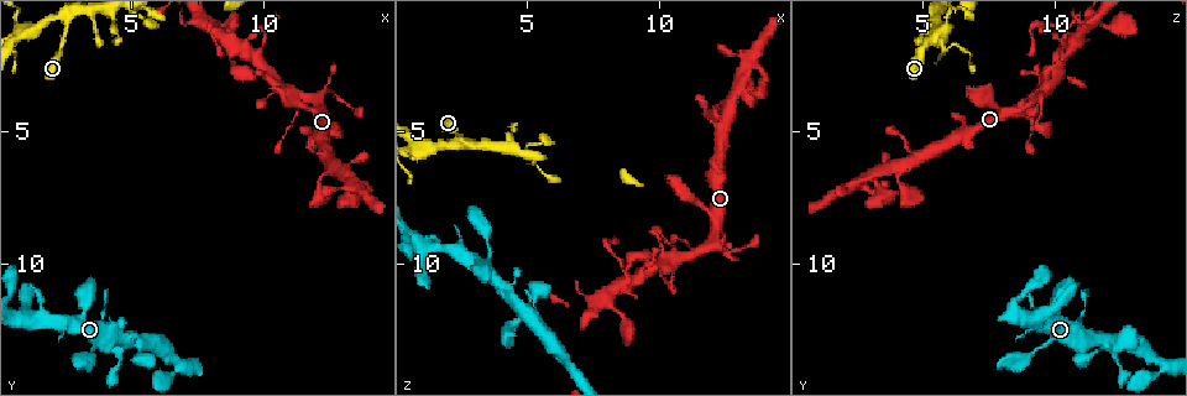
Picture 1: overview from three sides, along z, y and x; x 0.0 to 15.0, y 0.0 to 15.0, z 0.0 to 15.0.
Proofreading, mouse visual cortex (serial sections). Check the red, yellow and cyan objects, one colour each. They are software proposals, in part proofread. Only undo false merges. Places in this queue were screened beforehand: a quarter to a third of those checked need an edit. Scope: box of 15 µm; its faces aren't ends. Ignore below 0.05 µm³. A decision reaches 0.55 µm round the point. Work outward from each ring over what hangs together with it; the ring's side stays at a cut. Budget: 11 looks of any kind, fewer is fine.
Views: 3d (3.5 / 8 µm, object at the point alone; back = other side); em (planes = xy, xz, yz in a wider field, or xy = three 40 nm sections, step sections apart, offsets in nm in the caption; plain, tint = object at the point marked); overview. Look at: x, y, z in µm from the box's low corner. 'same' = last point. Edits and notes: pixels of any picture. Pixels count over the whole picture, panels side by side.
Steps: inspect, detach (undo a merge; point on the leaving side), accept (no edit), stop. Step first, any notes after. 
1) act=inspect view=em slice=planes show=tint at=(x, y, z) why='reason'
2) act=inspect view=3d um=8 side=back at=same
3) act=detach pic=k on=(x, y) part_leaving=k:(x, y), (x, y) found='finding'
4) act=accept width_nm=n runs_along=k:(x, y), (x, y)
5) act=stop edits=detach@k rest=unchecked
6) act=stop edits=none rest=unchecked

act=inspect view=3d um=3.5 at=(10.5, 3.3, 9.8) why='sudden change in width'

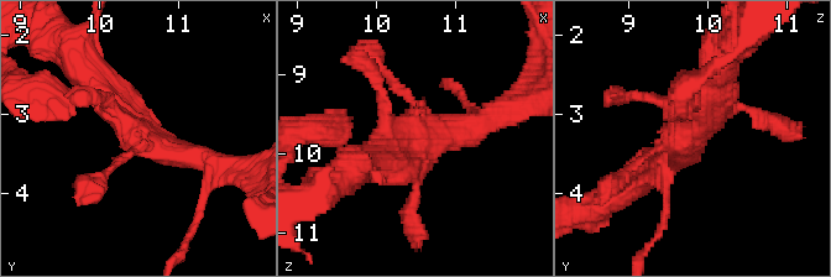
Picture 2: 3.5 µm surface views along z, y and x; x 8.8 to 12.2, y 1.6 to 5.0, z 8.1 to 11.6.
act=inspect view=em slice=xy step=3 show=tint at=(10.50, 3.25, 9.85) why='shape alone is not enough'

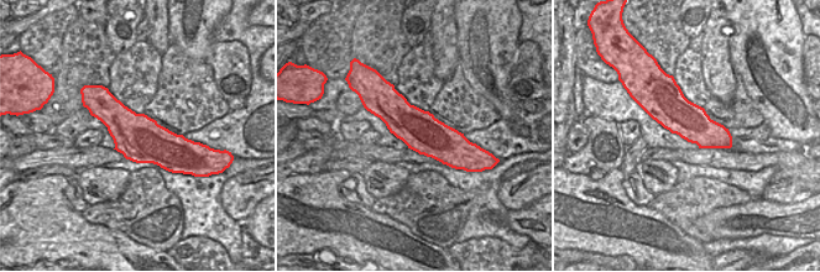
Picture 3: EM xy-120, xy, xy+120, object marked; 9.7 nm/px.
act=accept runs_along=2:(213, 160), (160, 149), (88, 73) found='all the same cell'

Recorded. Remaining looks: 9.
act=inspect view=3d um=3.5 at=(8.8, 1.2, 10.4) why='three-way junction'

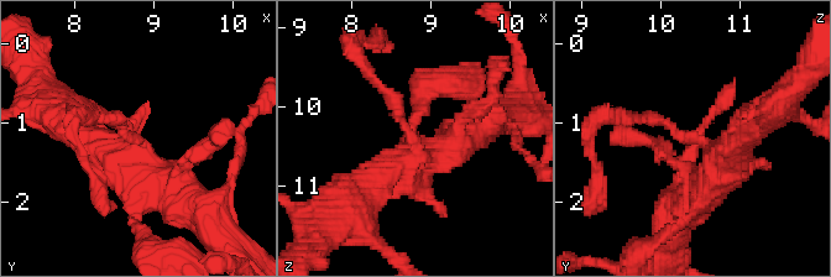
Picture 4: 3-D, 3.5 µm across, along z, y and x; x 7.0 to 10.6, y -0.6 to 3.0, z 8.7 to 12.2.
act=accept runs_along=4:(166, 182), (93, 121) found='continuous, no second cell'

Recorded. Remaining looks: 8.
act=inspect view=3d um=8 at=(4.3, 12.4, 10.8)

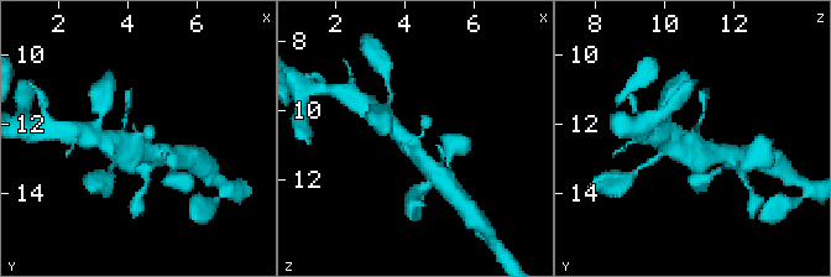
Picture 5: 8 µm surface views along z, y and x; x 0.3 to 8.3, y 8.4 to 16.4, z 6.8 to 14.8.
act=inspect view=em slice=xy step=1 show=tint at=(4.2, 12.3, 10.9) why='need the tissue'

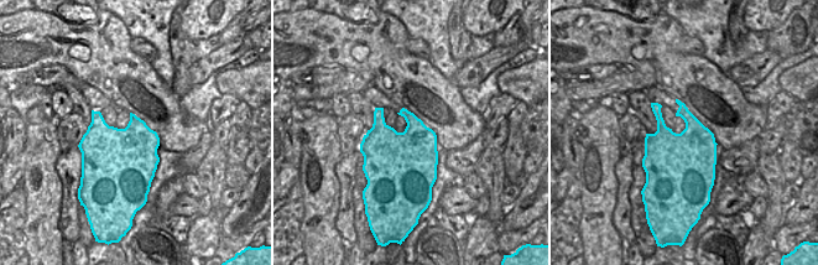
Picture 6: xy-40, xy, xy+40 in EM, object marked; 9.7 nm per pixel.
act=accept runs_along=5:(110, 144), (147, 130), (151, 140) found='one cell here'

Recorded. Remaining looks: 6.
act=inspect view=3d um=3.5 at=(12.1, 5.9, 4.6) why='sudden change in width'

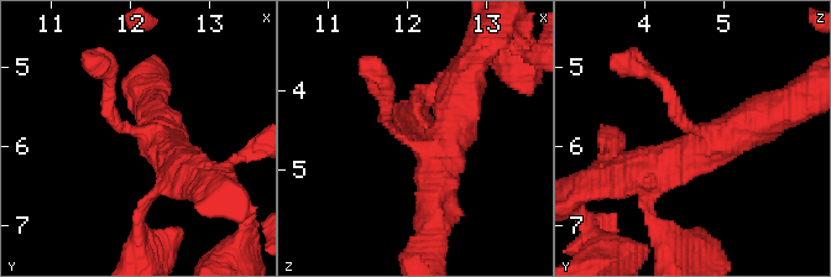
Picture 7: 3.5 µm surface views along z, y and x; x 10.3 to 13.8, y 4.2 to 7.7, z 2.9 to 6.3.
act=inspect view=em slice=xy step=5 show=tint at=(12.05, 5.85, 4.75) arms=3 arm_widths_nm=150,450,500

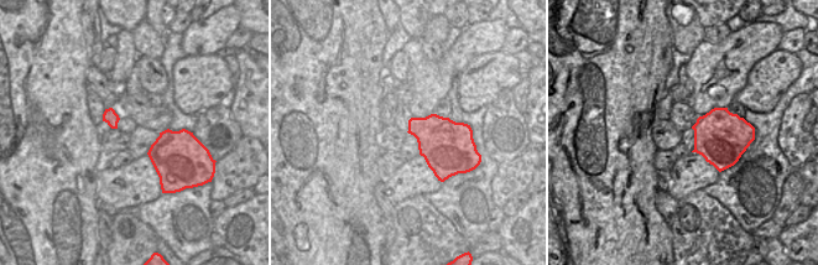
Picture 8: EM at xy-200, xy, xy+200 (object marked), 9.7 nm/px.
act=accept found='one cell here'

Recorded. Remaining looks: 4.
act=stop edits=none rest=unchecked

